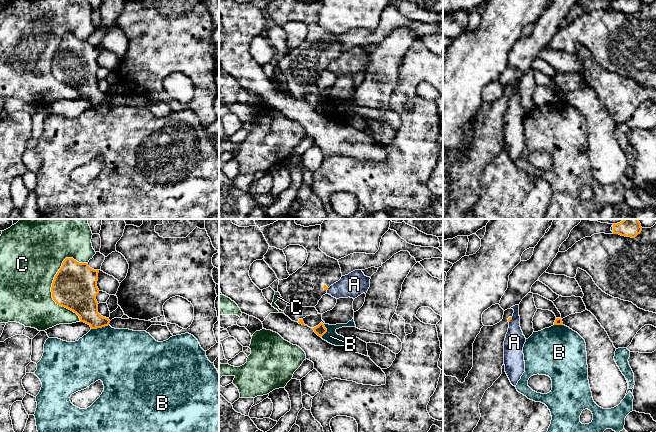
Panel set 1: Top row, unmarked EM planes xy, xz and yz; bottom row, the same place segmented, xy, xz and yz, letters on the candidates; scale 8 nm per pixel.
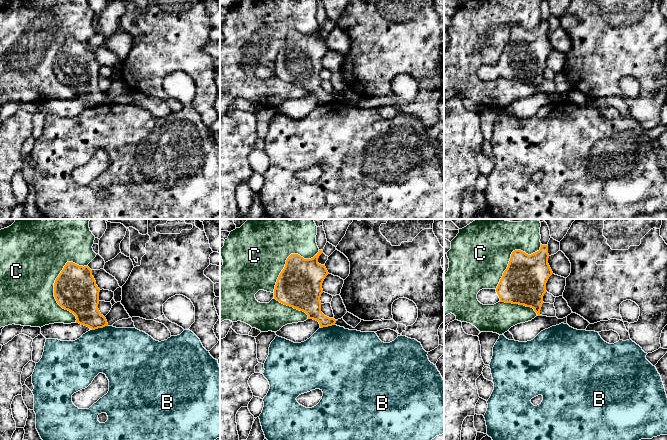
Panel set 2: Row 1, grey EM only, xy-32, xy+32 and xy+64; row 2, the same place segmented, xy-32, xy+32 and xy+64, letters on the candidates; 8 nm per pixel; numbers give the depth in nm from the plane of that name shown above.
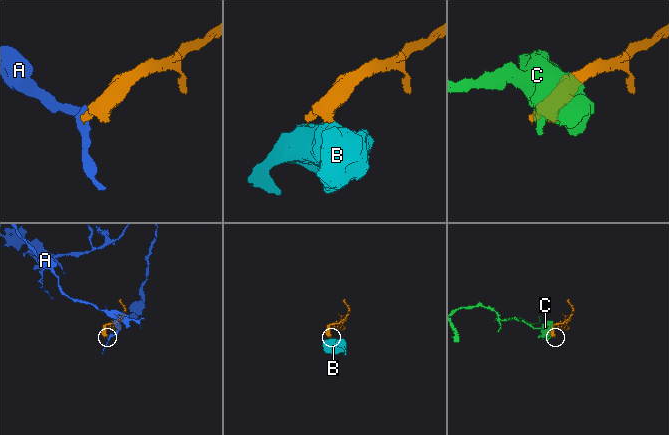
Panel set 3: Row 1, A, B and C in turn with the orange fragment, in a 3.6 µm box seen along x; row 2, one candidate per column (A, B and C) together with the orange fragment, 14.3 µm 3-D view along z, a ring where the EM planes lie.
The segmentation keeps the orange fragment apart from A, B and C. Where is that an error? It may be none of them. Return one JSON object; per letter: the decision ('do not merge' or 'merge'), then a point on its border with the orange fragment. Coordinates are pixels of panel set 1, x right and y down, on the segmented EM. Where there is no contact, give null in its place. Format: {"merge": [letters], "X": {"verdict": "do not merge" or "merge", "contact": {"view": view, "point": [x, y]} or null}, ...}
{"merge": [], "A": {"verdict": "do not merge", "contact": {"view": "yz", "point": [510, 319]}}, "B": {"verdict": "do not merge", "contact": {"view": "xy", "point": [99, 327]}}, "C": {"verdict": "do not merge", "contact": {"view": "xy", "point": [52, 293]}}}

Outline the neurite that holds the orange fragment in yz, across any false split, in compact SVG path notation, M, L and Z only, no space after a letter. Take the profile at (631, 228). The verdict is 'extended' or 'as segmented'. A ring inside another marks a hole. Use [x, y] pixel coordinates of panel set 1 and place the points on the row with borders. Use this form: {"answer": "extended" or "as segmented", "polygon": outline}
{"answer": "as segmented", "polygon": "M624 219L620 223L613 224L613 234L635 238L642 231L638 219Z"}

